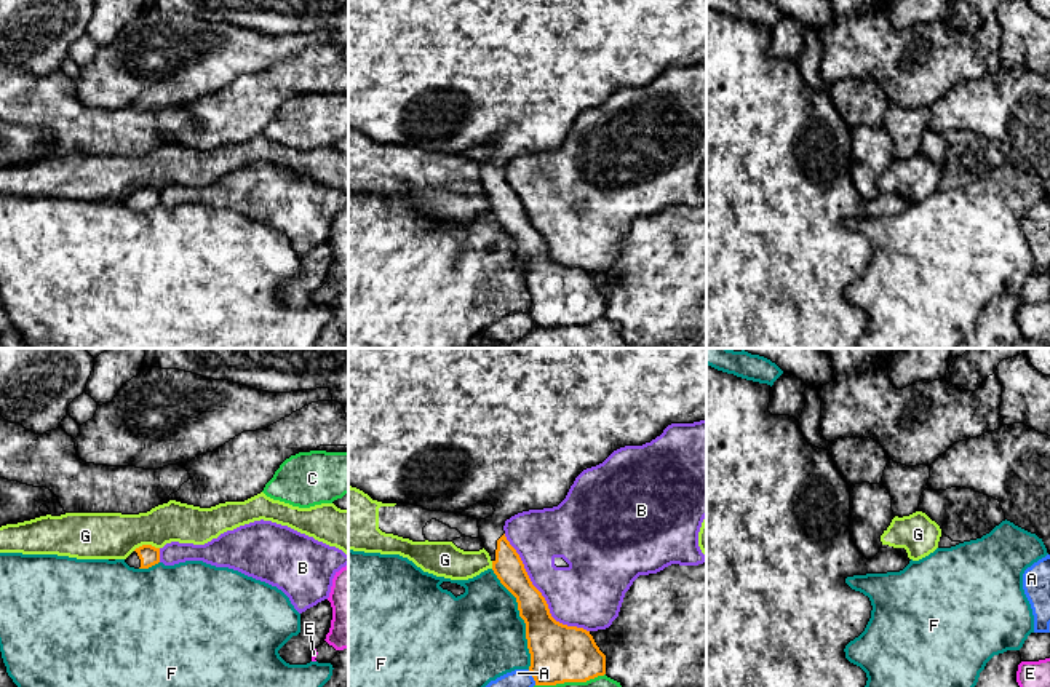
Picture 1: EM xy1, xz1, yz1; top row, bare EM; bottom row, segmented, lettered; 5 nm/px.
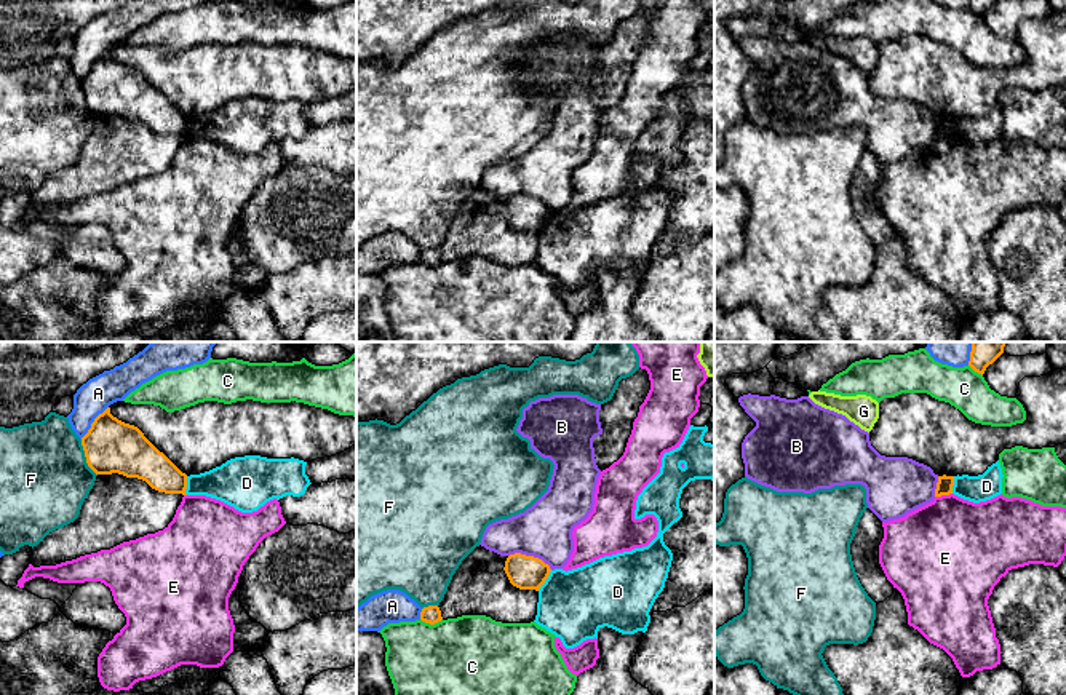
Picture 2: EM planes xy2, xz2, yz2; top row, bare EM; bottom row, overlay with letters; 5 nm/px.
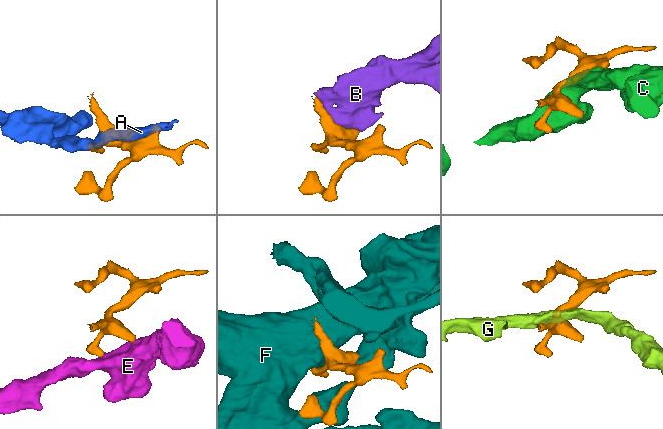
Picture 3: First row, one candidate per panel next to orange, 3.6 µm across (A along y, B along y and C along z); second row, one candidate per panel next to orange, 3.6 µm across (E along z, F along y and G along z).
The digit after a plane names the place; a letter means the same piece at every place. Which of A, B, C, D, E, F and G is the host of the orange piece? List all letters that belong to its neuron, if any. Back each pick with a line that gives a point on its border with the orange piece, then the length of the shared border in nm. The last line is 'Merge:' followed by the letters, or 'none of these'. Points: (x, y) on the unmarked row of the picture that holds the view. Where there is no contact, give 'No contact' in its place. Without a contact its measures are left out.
Merge: none of these

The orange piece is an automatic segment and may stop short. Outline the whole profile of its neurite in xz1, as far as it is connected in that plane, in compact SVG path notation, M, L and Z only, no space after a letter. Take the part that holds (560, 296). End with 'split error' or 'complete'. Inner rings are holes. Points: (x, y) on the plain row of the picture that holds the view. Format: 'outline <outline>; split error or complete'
outline M348 0L348 128L382 145L409 145L430 153L462 155L476 145L492 147L494 157L478 163L479 181L491 198L494 216L516 240L519 259L526 265L529 313L535 328L587 324L606 316L606 297L590 273L563 267L551 259L545 240L532 227L519 197L505 179L505 163L523 153L558 149L575 120L603 105L614 93L650 85L671 66L700 62L706 62L706 0Z; split error

